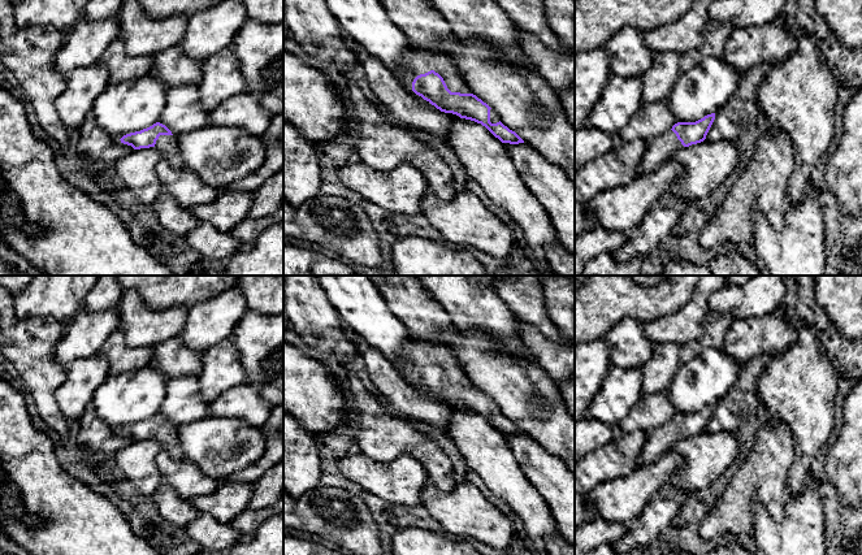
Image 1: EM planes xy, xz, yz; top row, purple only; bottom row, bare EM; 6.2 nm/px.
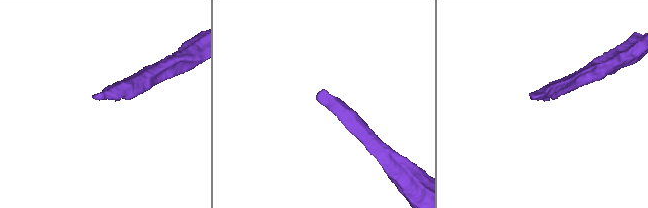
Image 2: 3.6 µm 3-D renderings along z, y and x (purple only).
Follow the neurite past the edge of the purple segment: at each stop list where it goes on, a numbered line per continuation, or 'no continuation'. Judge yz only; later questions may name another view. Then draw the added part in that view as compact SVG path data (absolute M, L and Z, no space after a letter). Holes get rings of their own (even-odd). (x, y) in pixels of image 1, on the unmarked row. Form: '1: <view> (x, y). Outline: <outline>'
1: yz (659, 441). Outline: M672 421L646 433L646 442L640 454L640 465L654 463L660 456L671 452L671 447L684 437Z

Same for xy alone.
1: xy (168, 436). Outline: M160 426L155 439L159 441L173 459L183 459L183 451L178 439L178 429L174 426Z

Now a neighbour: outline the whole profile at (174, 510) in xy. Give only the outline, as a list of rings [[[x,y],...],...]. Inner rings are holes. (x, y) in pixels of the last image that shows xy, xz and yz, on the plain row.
[[[165,480],[161,481],[152,498],[159,515],[178,528],[186,528],[200,515],[191,500],[182,499]]]

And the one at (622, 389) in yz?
[[[612,367],[586,409],[585,419],[619,424],[644,396],[642,369]]]

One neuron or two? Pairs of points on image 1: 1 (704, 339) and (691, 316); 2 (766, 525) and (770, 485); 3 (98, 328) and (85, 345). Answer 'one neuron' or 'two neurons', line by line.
1: two neurons
2: two neurons
3: one neuron

